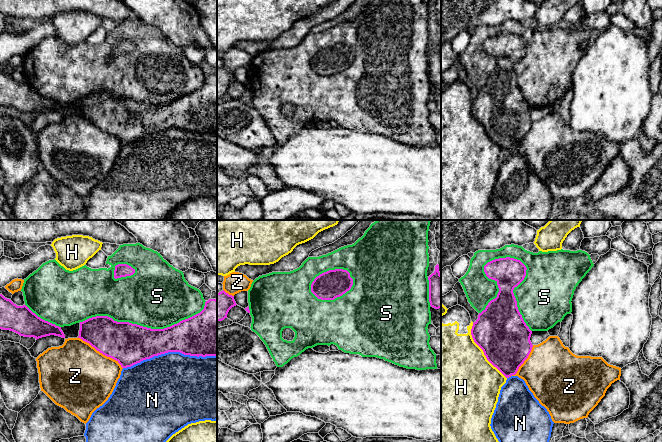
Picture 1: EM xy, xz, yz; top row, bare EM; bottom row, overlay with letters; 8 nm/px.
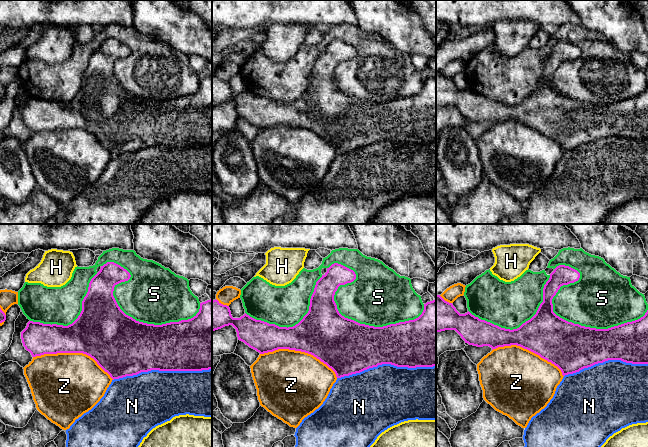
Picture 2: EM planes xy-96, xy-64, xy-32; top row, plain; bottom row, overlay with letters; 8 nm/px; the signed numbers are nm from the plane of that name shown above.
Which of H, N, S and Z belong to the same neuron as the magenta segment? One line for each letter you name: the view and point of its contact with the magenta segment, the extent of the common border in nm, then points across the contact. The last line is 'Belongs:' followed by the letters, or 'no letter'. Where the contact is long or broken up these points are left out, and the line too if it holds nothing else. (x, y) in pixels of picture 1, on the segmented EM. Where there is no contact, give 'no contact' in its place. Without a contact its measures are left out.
Belongs: no letter

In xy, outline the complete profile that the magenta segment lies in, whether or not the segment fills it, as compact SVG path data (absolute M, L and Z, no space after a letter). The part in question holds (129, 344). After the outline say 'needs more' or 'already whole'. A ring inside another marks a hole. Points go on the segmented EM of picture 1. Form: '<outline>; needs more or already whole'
M209 299L204 309L164 329L151 329L129 322L117 322L108 316L96 316L80 322L78 338L103 355L116 360L122 368L168 352L190 356L217 356L217 300Z; already whole

